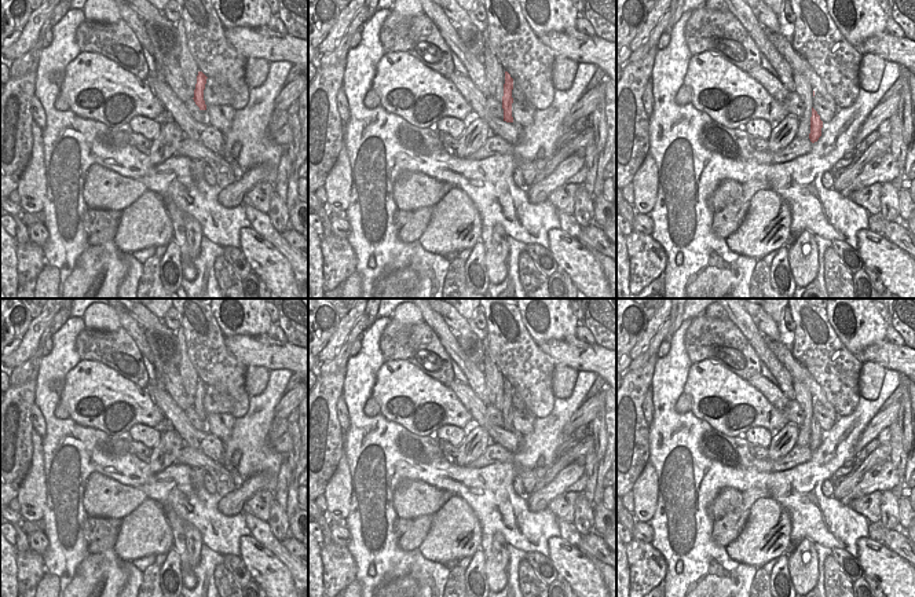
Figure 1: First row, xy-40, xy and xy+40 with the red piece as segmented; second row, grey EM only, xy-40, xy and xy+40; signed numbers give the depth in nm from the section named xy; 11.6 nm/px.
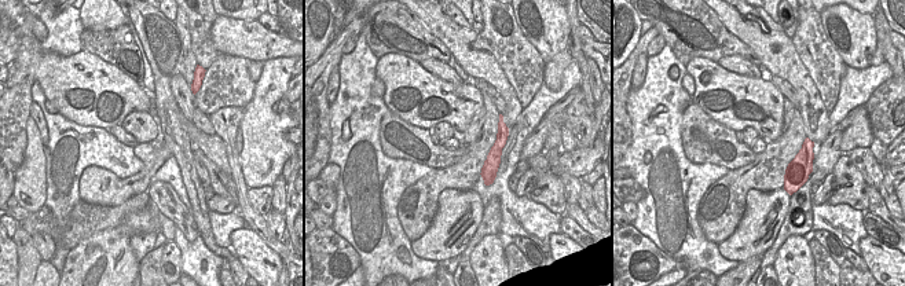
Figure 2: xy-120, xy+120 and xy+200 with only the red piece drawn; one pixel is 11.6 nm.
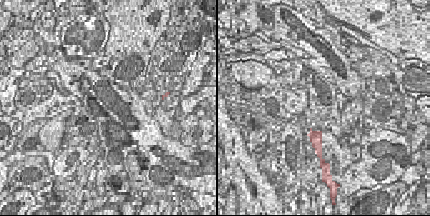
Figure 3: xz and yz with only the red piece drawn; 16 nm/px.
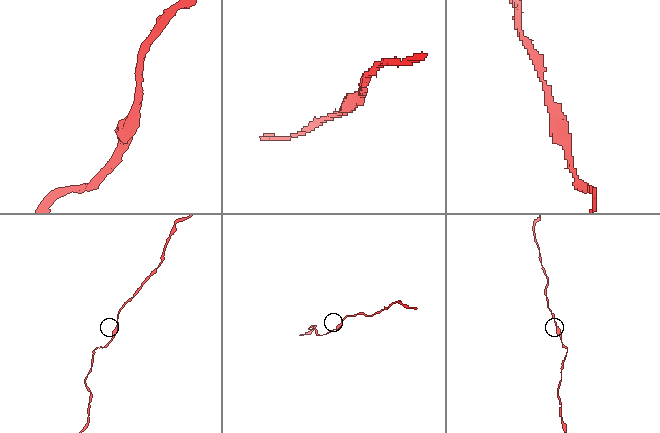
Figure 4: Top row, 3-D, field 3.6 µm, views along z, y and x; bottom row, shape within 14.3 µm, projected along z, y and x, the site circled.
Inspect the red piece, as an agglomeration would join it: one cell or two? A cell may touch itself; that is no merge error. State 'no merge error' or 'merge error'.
no merge error

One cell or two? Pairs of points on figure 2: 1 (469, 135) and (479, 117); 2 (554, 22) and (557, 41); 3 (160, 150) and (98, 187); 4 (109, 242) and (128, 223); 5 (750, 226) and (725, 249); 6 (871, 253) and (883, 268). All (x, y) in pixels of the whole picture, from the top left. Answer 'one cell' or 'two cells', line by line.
1: one cell
2: one cell
3: one cell
4: two cells
5: one cell
6: one cell

